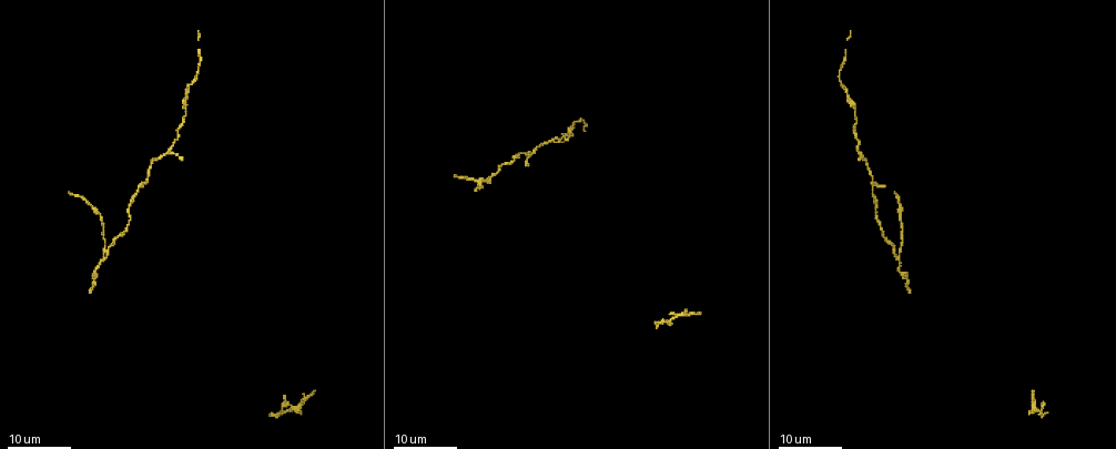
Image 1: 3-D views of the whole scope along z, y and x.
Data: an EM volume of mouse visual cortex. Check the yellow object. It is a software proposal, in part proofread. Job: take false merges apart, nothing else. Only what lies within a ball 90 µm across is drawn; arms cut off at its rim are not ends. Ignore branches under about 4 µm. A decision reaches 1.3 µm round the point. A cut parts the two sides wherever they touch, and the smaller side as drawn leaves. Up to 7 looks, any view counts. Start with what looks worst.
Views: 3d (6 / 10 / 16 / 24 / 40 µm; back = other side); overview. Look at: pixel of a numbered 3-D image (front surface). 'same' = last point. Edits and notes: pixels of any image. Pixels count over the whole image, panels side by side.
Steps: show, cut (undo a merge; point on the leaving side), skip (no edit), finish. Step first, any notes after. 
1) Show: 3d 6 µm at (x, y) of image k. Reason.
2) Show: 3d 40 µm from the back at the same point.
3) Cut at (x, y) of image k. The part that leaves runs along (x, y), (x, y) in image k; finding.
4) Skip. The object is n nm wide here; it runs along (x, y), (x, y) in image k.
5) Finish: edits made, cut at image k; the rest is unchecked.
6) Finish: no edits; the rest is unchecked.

Show: 3d 24 µm at (489, 177) of image 1. Two arms in line, one across.

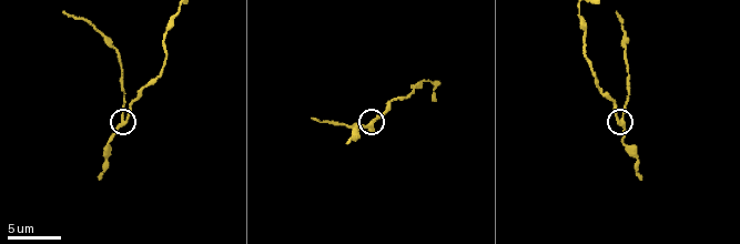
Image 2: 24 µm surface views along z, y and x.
Show: 3d 6 µm at (618, 123) of image 2.

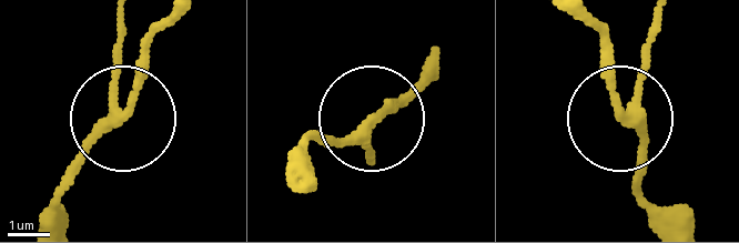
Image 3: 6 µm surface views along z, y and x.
Show: 3d 6 µm from the back at (118, 113) of image 3. From behind.

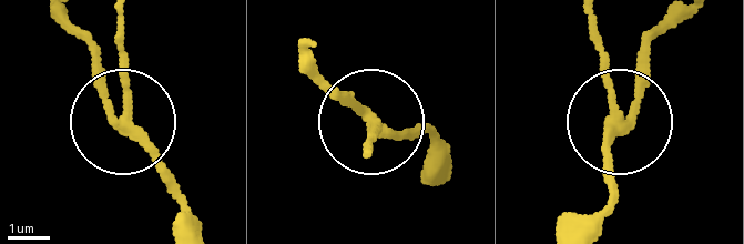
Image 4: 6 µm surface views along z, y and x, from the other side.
Skip. The side arm is 14 µm long; it runs along (181, 225), (177, 183), (124, 120), (118, 24) in image 4; continuous, no second neuron.

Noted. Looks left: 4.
Show: 3d 24 µm at (197, 65) of image 1. Thick turns thin.

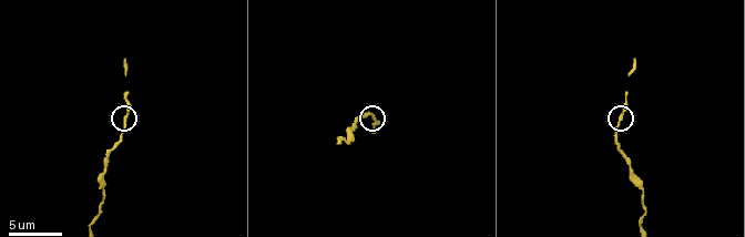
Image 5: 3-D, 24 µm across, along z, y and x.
Show: 3d 10 µm at (373, 119) of image 5.

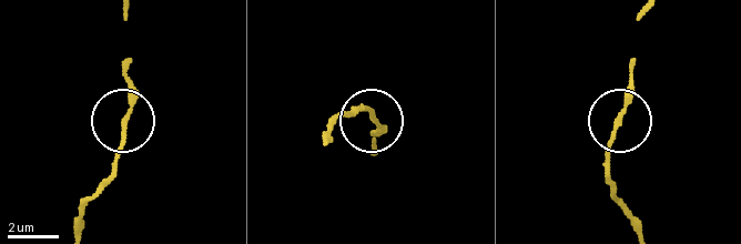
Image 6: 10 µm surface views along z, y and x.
Show: 3d 10 µm from the back at (614, 123) of image 6.

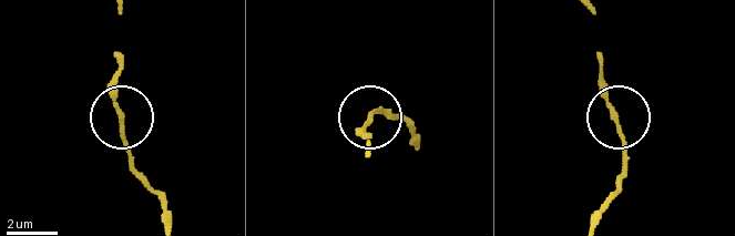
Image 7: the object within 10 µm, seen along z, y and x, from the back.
Skip. It runs along (593, 222), (616, 191), (624, 165), (599, 59) in image 7; all the same neuron.

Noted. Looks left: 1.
Show: 3d 10 µm at (102, 190) of image 5. Calibre changes.

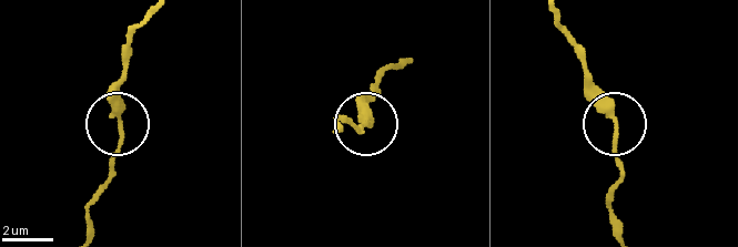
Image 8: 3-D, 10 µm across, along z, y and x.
Skip. The object is 250 nm wide here; it runs along (89, 227), (97, 189), (120, 139), (120, 52) in image 8; continuous, no second neuron.

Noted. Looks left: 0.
Finish: no edits; the rest is unchecked.

